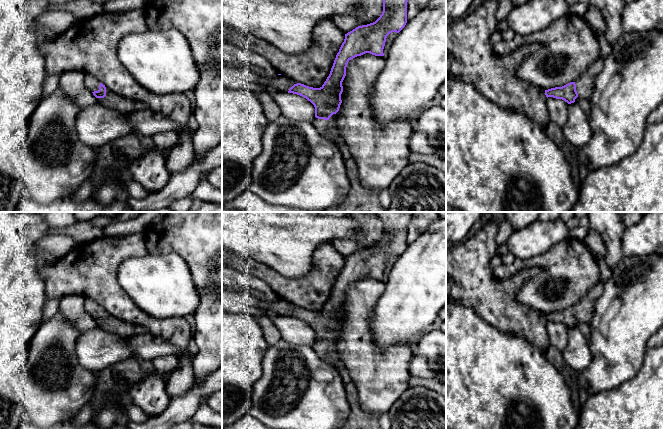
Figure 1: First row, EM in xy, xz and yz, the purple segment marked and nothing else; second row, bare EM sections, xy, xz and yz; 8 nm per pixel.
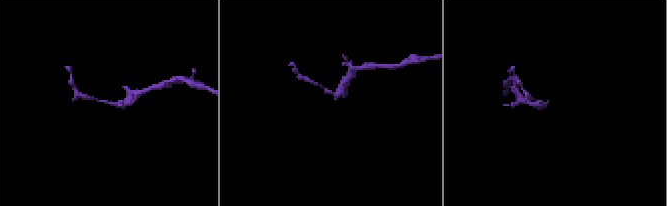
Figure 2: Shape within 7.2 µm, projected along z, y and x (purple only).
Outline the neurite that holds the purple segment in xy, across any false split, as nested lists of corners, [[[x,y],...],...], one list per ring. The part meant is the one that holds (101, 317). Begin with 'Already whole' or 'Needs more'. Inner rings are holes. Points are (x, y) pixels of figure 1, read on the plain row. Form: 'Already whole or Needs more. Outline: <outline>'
Needs more. Outline: [[[91,299],[86,300],[86,311],[93,317],[99,328],[121,337],[131,338],[145,332],[145,329],[139,325],[112,316]]]

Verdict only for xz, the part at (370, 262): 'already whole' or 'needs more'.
needs more

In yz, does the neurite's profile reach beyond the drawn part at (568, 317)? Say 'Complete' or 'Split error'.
Split error

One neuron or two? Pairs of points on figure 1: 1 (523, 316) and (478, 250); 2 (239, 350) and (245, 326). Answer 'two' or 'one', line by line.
1: one
2: one

